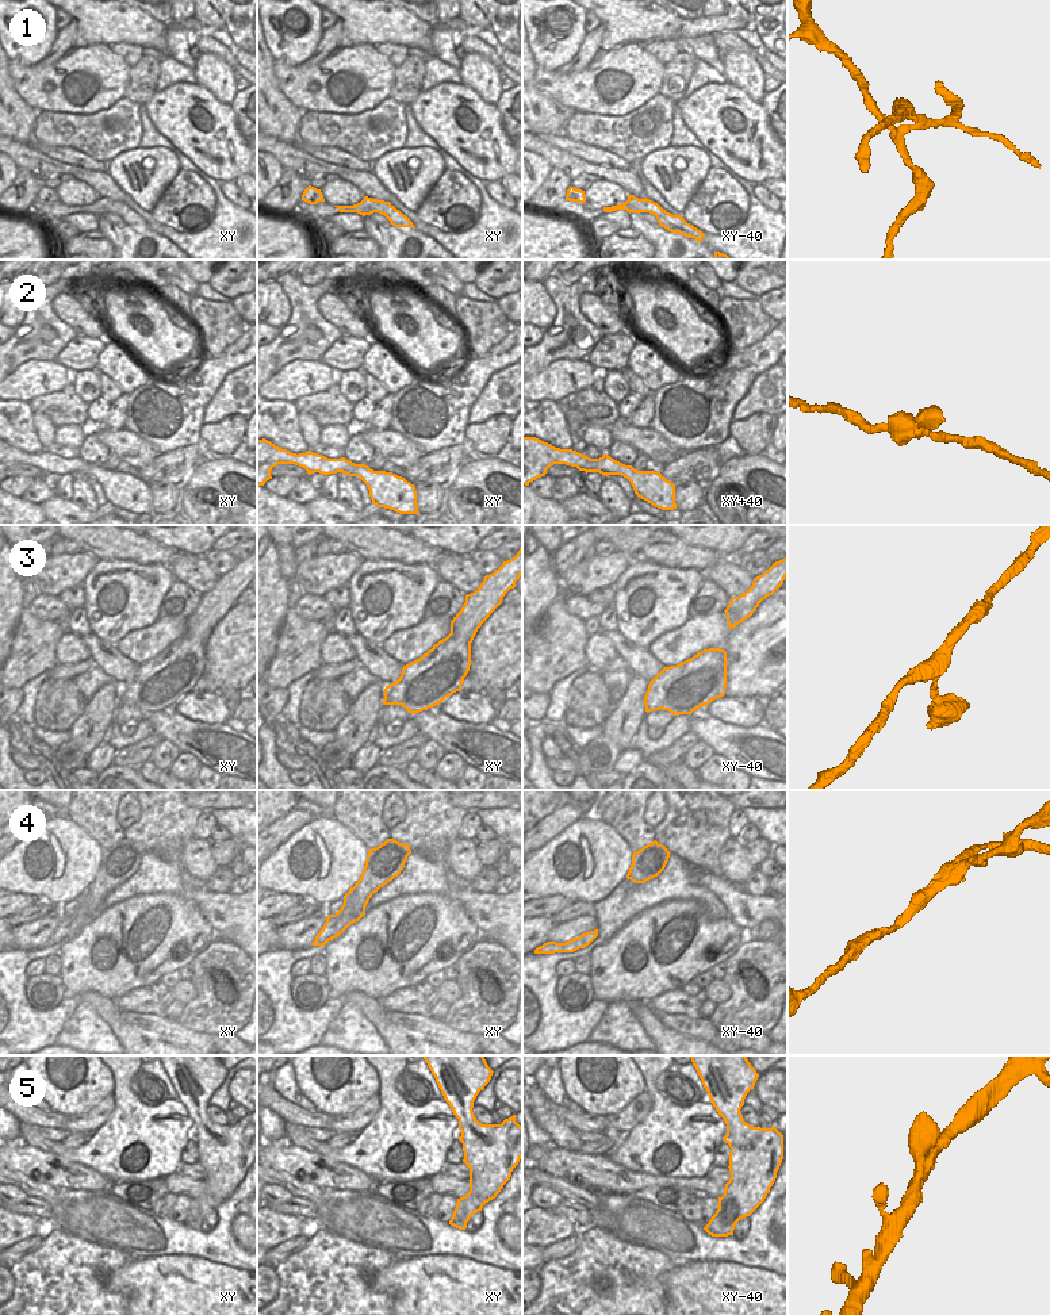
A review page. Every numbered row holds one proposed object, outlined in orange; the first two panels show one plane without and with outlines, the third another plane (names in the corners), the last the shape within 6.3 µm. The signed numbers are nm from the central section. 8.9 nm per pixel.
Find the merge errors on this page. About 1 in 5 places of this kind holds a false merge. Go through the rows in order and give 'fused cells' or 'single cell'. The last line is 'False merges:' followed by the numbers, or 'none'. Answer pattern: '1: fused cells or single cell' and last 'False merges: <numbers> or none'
1: fused cells
2: single cell
3: single cell
4: single cell
5: single cell
False merges: 1

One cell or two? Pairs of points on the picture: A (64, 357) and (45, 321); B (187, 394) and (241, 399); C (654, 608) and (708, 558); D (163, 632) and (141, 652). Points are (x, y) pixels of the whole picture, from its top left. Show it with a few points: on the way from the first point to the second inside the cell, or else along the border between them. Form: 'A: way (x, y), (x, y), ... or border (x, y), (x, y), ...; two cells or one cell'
A: border (76, 334), (54, 359); two cells
B: border (233, 371), (226, 375), (206, 406), (203, 422); two cells
C: border (663, 566), (694, 567), (702, 572); two cells
D: way (157, 636), (146, 647); one cell

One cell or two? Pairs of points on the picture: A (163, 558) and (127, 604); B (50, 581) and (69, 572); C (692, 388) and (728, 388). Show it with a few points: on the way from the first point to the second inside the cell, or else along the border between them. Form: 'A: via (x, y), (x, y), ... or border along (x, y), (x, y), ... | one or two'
A: border along (126, 560), (168, 567) | two
B: via (54, 577), (65, 572) | one
C: via (701, 388), (719, 388) | one

